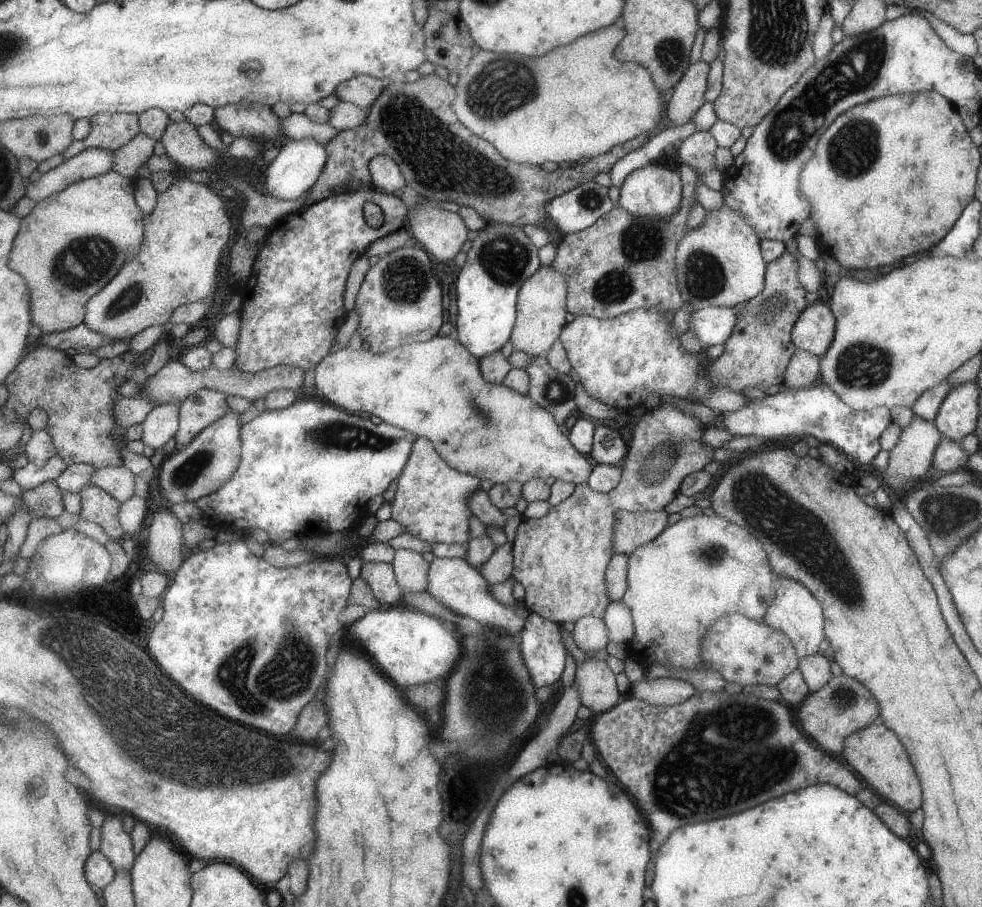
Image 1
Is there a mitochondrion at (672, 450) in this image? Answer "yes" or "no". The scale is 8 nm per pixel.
yes

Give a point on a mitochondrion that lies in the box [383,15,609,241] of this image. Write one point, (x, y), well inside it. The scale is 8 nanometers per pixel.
(495, 88)

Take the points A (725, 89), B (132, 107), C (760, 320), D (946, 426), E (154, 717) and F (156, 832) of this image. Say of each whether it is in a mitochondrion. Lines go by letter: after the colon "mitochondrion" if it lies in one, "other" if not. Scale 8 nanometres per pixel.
A: other
B: other
C: mitochondrion
D: other
E: mitochondrion
F: other

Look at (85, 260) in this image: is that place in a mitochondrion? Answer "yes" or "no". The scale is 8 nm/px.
yes

